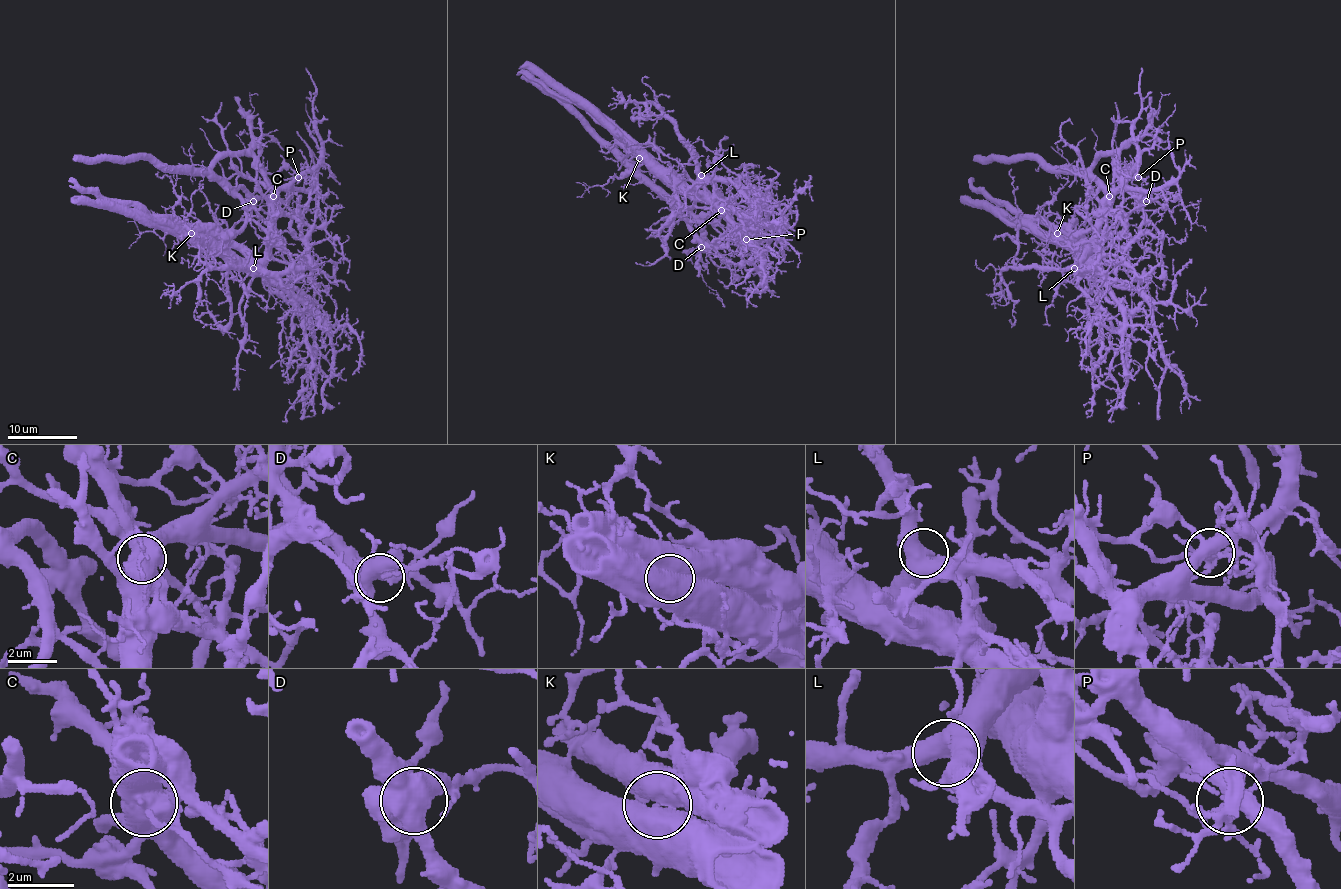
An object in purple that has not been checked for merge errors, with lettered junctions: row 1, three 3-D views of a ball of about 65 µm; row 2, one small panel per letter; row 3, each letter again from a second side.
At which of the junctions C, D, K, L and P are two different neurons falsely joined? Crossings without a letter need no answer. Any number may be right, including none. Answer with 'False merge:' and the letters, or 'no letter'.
False merge: C, K, P

